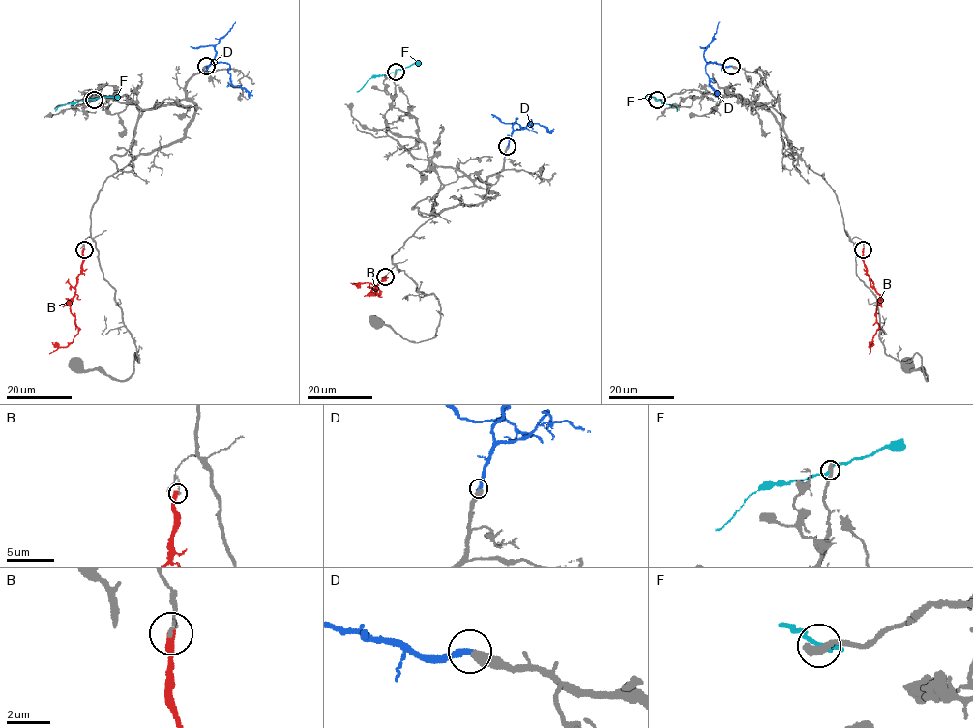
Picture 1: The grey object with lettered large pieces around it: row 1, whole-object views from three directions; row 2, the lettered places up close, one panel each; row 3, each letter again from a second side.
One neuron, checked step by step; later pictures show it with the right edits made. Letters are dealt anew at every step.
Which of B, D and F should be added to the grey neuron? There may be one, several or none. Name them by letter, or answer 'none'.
D

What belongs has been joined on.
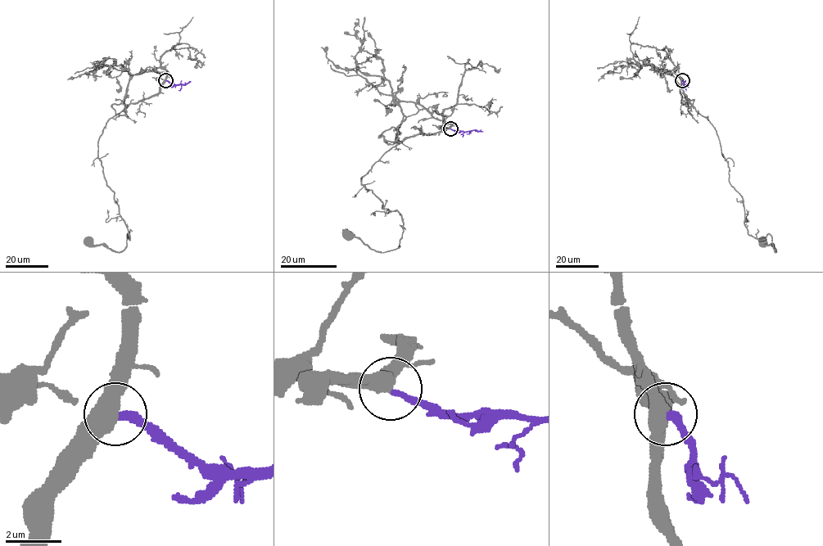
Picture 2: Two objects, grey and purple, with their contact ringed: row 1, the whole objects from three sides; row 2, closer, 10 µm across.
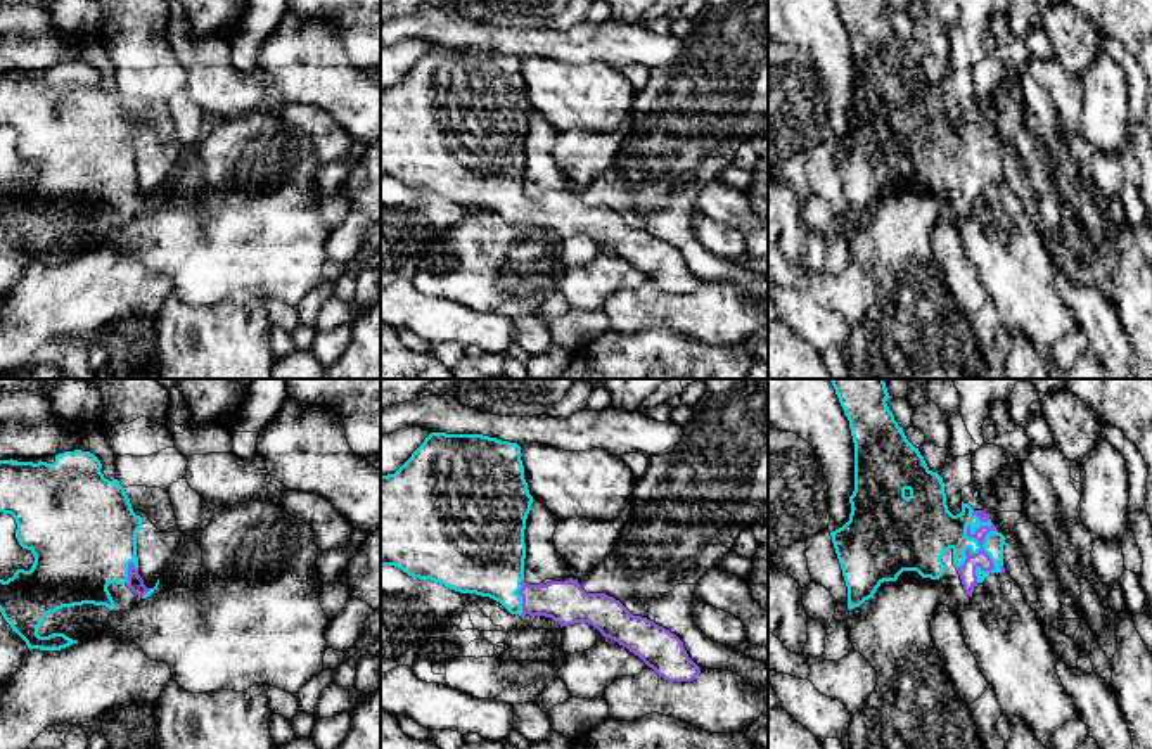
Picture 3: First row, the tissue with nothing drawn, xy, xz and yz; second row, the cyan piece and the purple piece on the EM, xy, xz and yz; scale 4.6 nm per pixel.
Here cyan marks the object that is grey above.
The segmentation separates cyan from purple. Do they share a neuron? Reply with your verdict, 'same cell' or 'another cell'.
same cell

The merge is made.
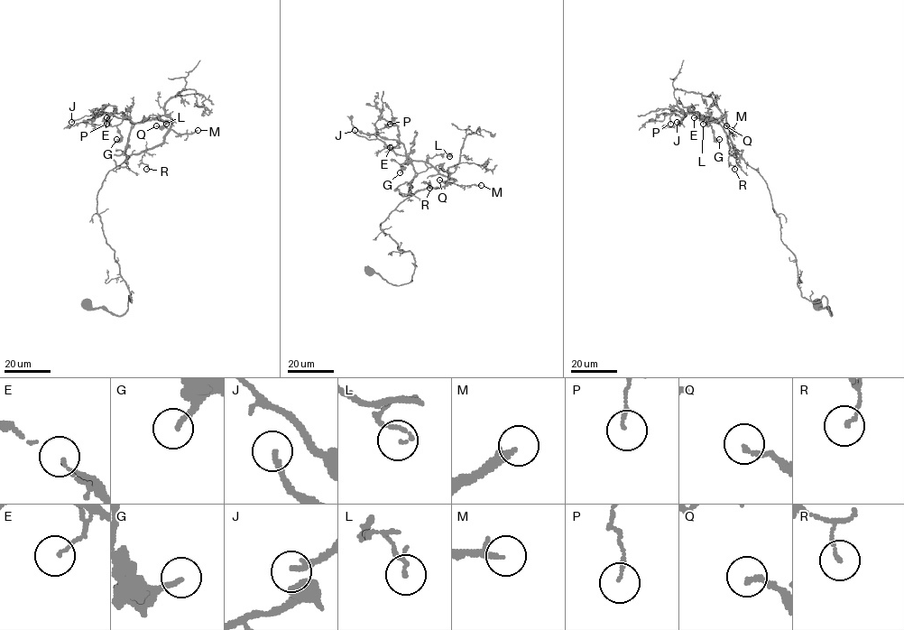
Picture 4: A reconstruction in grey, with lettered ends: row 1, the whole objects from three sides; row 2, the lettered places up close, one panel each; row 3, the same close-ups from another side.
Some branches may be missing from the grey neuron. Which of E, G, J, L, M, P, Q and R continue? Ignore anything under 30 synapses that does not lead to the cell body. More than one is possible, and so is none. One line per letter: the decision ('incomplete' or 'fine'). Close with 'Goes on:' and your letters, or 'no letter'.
E: fine
G: fine
J: fine
L: fine
M: incomplete
P: fine
Q: fine
R: fine
Goes on: M

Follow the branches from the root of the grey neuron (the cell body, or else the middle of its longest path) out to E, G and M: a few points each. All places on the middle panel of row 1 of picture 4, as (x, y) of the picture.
E: (370, 268), (399, 286), (415, 268), (414, 255), (380, 228), (410, 196), (415, 173), (390, 147)
G: (370, 268), (397, 286), (411, 281), (414, 255), (380, 228), (410, 196), (414, 167), (405, 161), (400, 172)
M: (370, 268), (397, 286), (410, 282), (414, 255), (399, 249), (380, 224), (420, 189), (448, 182), (481, 185)

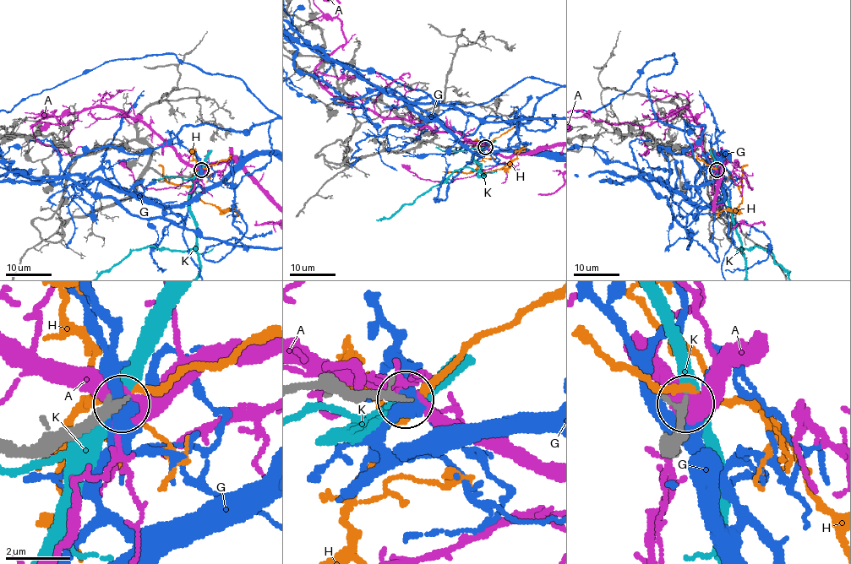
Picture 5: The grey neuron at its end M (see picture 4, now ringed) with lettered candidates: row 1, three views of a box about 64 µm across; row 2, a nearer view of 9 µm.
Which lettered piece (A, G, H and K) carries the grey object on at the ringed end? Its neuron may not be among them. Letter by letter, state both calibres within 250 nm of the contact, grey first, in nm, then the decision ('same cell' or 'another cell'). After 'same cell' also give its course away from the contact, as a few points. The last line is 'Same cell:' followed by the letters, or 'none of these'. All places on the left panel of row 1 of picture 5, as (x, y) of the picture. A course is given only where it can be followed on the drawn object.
A: 340/400 nm | another cell
G: 360/500 nm | another cell
H: 260/240 nm | another cell
K: 360/400 nm | another cell
Same cell: none of these

